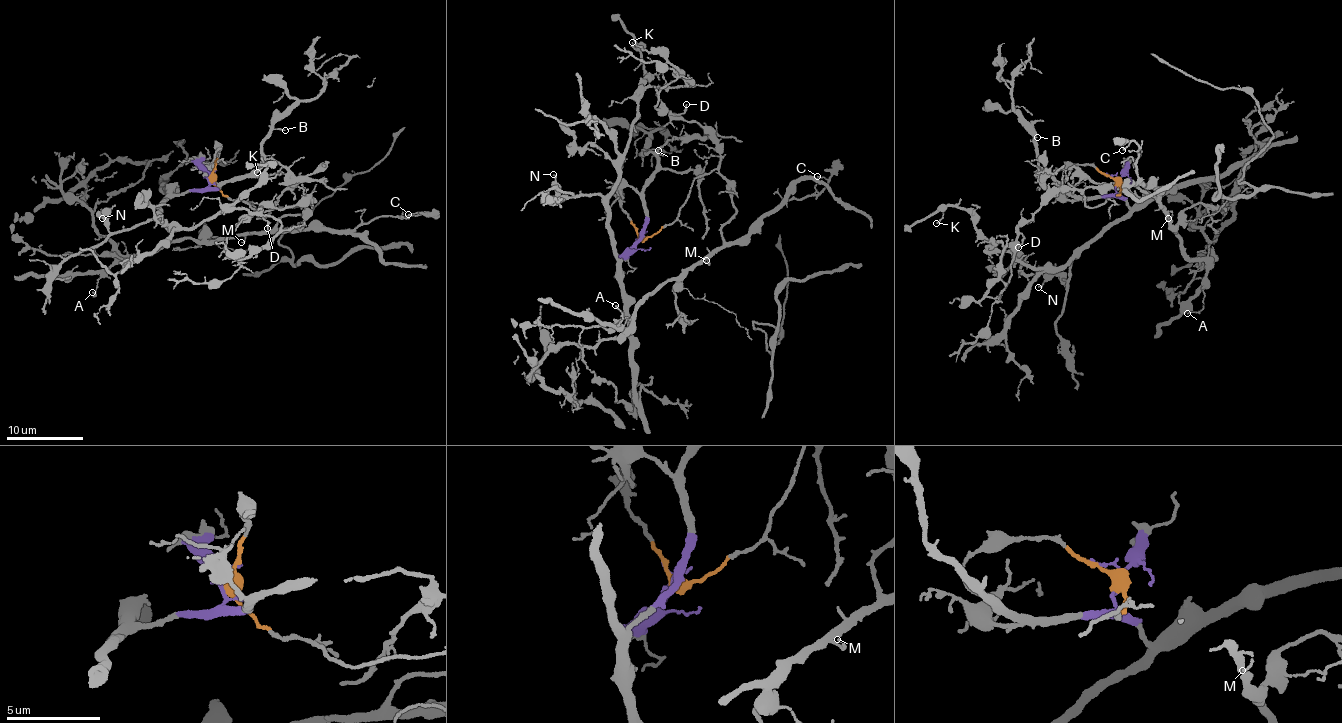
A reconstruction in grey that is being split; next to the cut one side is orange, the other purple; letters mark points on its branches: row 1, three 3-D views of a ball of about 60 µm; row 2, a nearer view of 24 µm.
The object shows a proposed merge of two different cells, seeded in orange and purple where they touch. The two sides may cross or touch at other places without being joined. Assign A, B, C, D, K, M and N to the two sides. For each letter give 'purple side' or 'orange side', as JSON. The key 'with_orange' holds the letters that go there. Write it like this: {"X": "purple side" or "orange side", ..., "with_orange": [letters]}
{"A": "orange side", "B": "purple side", "C": "orange side", "D": "orange side", "K": "purple side", "M": "orange side", "N": "purple side", "with_orange": ["A", "C", "D", "M"]}

